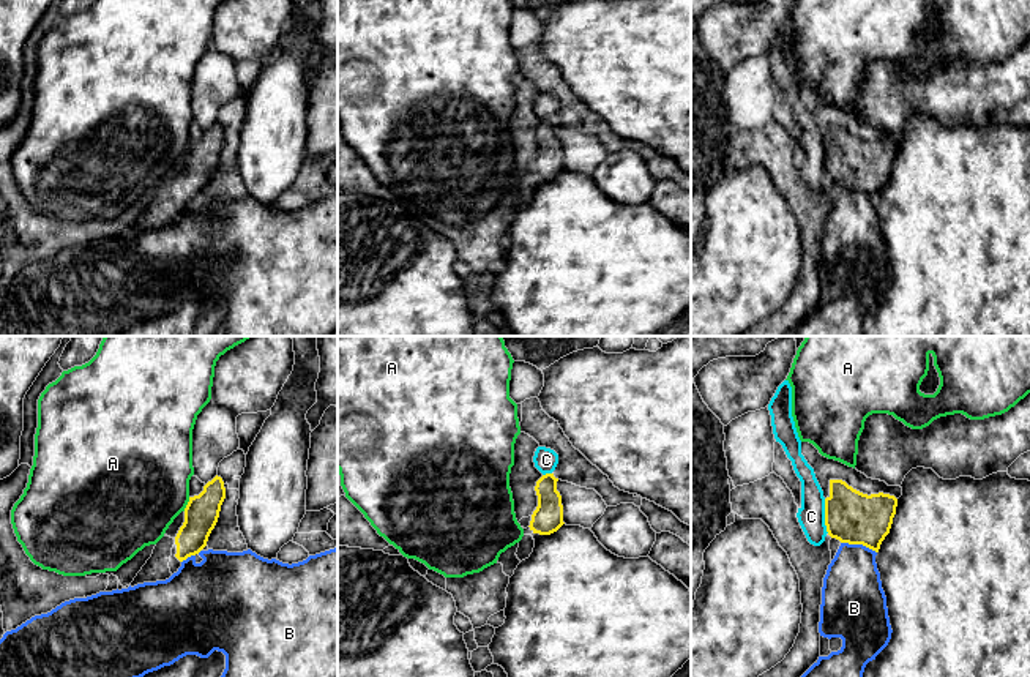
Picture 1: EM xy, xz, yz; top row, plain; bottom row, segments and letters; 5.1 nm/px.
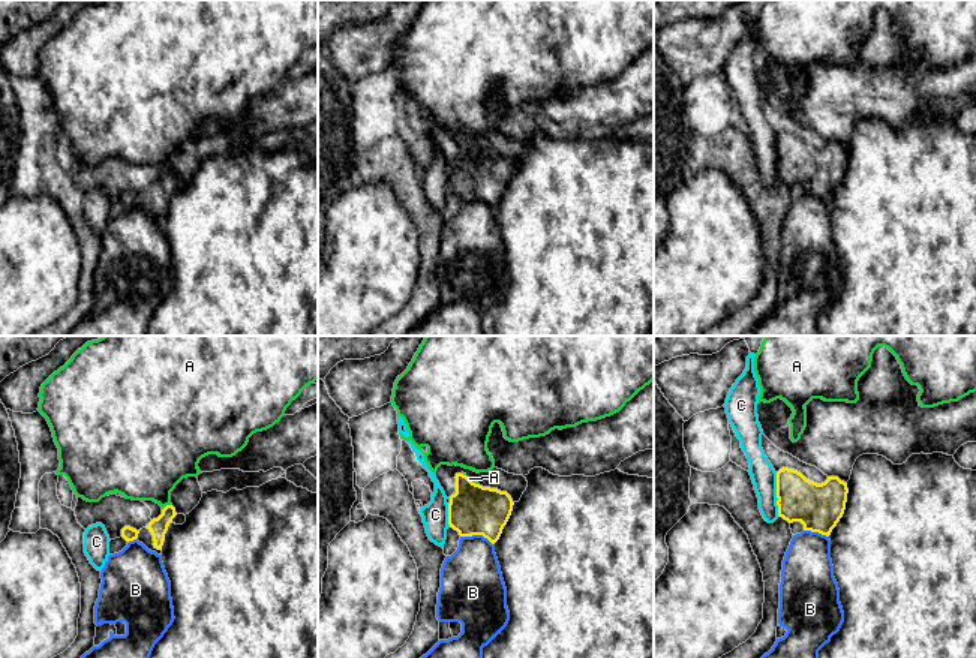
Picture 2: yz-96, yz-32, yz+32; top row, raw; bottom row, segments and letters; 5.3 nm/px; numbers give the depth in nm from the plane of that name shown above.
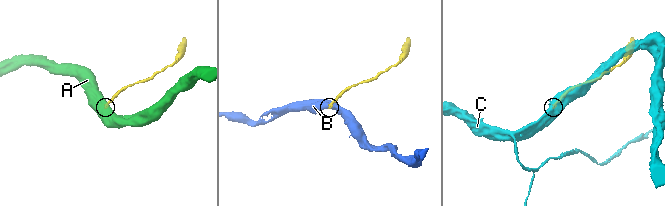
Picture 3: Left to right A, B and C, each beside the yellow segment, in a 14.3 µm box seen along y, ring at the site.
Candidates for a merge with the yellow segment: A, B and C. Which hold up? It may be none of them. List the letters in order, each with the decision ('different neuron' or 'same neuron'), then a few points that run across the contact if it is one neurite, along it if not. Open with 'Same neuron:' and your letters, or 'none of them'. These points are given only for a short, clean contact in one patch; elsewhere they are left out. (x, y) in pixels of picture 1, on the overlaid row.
Same neuron: none of them
A: different neuron | xy (190, 497), (183, 510)
B: different neuron | yz (841, 542), (865, 545), (876, 553)
C: different neuron | yz (824, 499), (824, 524), (828, 532)

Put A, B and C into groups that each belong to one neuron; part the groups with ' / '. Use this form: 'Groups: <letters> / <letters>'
Groups: A / B / C

